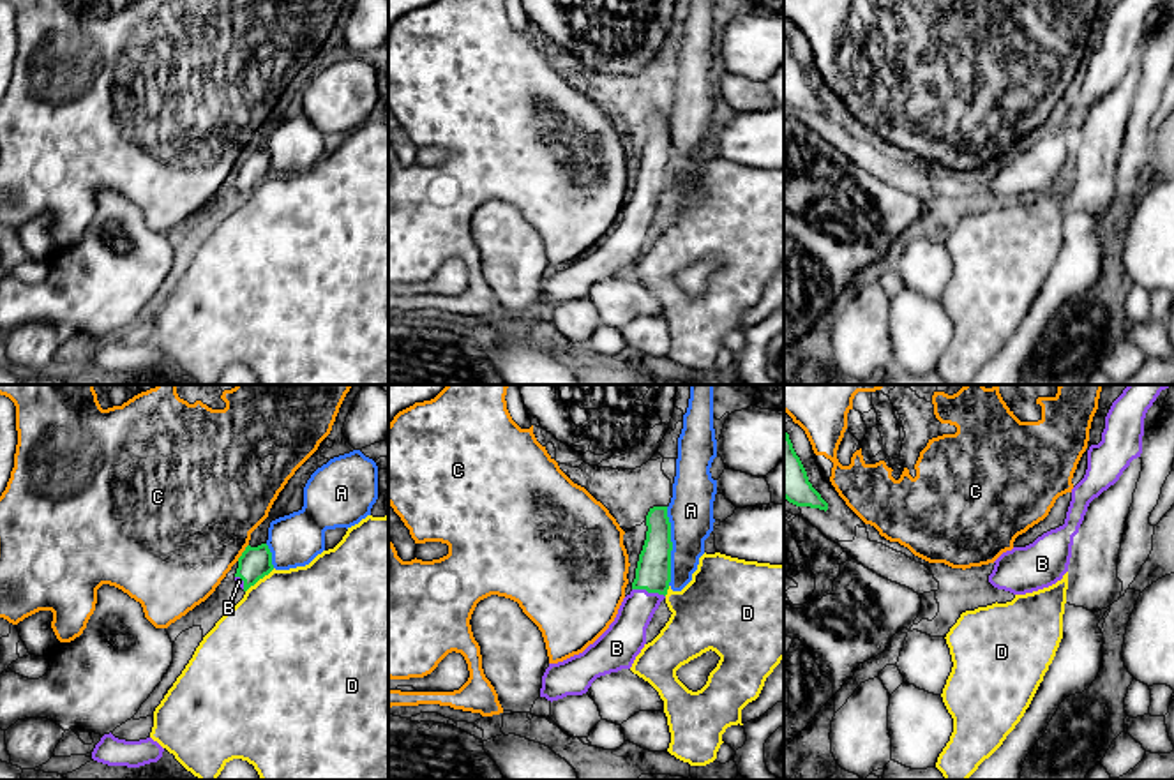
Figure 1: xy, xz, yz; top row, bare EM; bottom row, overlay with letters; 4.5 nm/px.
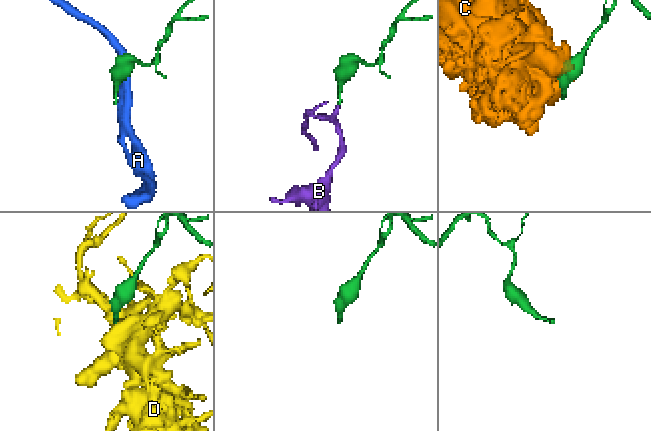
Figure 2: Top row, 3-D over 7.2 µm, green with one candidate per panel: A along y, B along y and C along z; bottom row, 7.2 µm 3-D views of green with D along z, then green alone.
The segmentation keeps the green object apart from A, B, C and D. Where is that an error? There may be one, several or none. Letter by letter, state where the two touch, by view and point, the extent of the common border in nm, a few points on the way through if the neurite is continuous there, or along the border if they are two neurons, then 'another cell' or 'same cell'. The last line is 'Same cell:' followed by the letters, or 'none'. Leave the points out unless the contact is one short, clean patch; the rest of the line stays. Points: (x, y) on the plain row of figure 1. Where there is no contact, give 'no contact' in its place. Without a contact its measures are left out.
A: meets green in xz at (671, 150); contact 360 nm long; another cell
B: meets green in xz at (648, 196); contact 160 nm long; runs through xz (654, 173), (648, 196), (625, 242); same cell
C: meets green in xy at (242, 157); contact 90 nm long; another cell
D: meets green in xy at (260, 182); contact 170 nm long; border along xy (274, 173), (246, 196); another cell
Same cell: B

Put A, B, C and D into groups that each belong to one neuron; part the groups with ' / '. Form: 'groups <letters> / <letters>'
groups A / B / C / D

